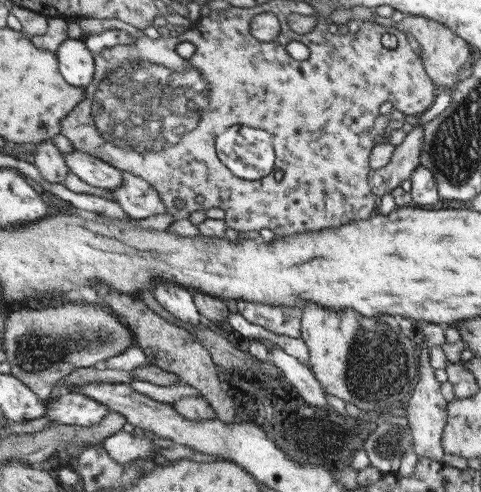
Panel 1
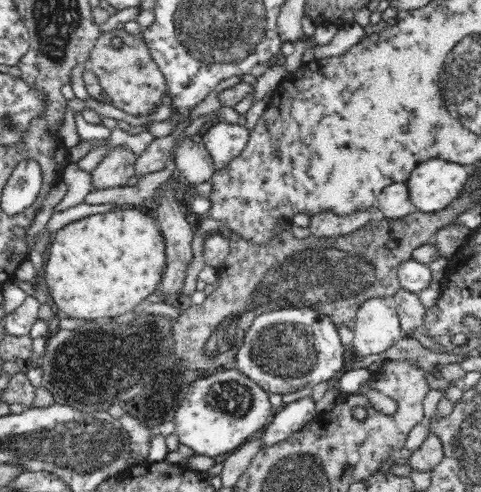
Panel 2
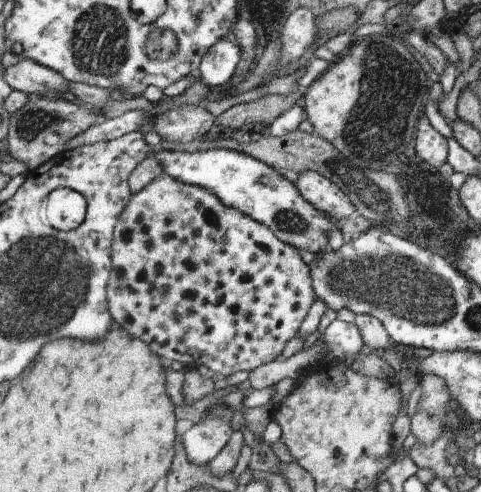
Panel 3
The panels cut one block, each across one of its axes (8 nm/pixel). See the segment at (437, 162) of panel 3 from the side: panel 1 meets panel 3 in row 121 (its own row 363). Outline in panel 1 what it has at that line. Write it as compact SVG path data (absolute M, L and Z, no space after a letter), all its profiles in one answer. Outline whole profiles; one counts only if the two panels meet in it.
M421 348L419 356L421 356L421 382L415 388L415 394L411 398L411 402L407 404L407 412L409 412L409 426L413 428L413 436L415 436L415 454L419 456L419 460L423 458L431 458L435 462L443 462L445 450L443 450L443 428L447 424L447 404L449 400L445 396L439 394L439 382L433 378L433 368L429 366L429 354L431 350Z

